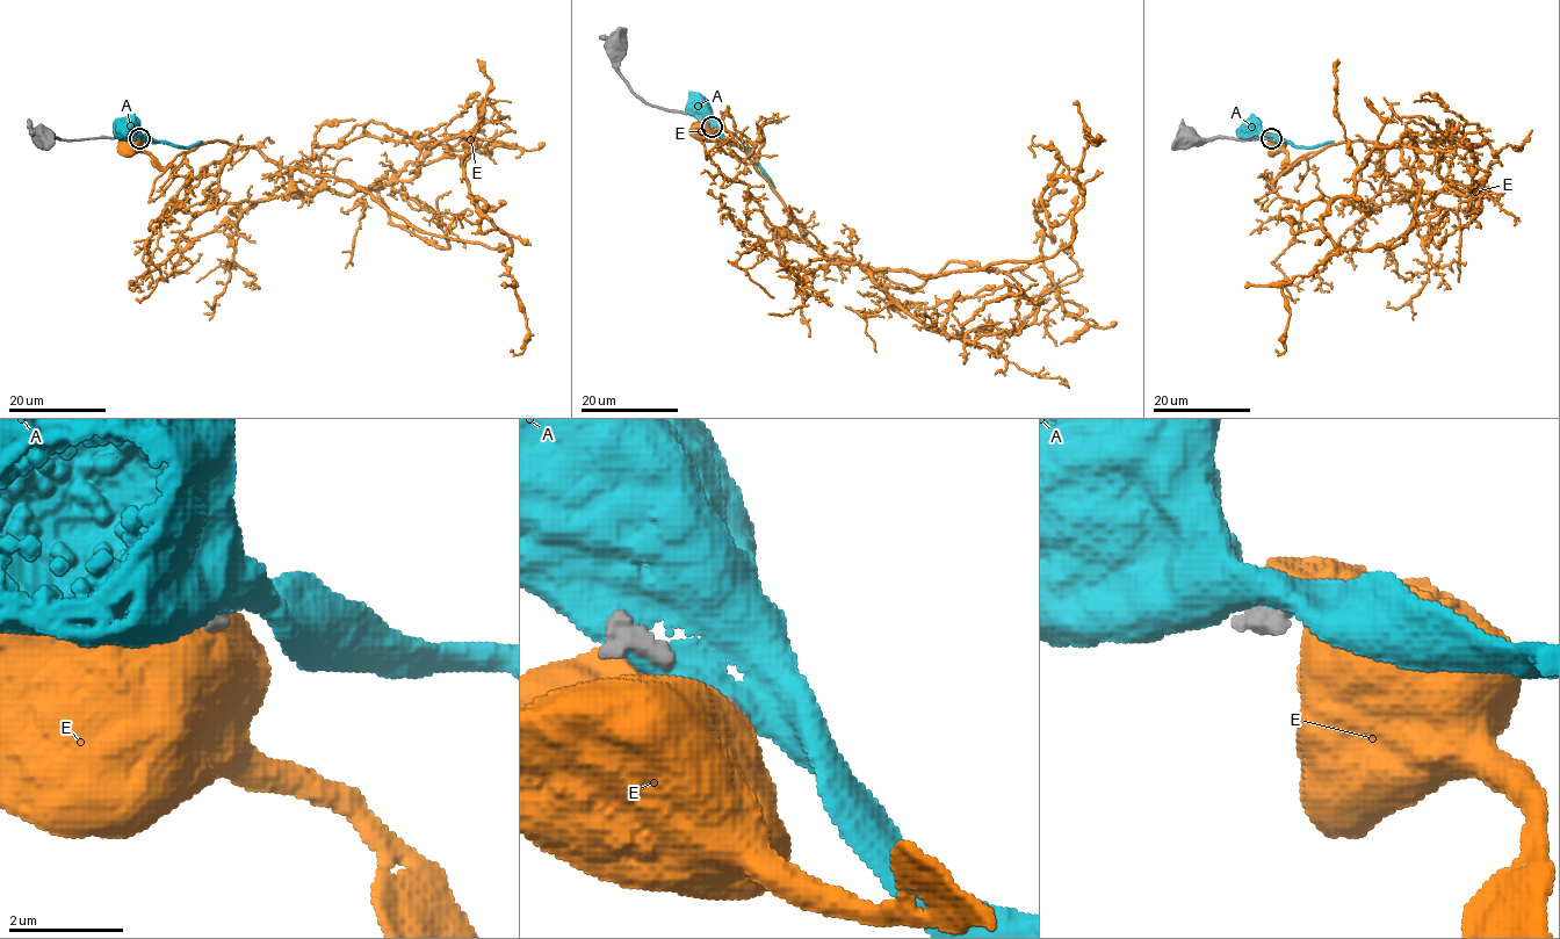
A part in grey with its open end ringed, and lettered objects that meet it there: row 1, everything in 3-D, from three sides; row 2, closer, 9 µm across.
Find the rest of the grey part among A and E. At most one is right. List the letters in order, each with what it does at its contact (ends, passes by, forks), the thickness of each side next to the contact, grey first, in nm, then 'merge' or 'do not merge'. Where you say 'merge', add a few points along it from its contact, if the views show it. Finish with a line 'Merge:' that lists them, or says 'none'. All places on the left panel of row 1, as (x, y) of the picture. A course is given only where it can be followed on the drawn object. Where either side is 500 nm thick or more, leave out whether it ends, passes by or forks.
A: 170/700 nm | do not merge
E: 170/900 nm | do not merge
Merge: none

